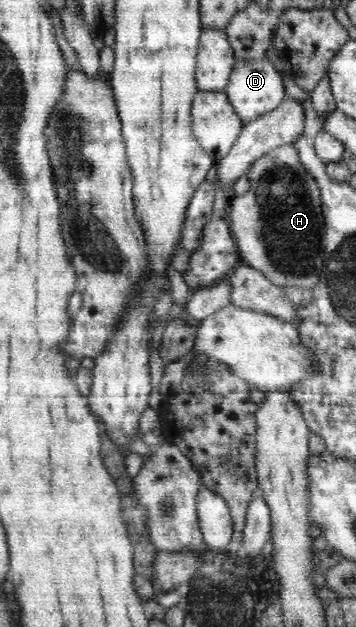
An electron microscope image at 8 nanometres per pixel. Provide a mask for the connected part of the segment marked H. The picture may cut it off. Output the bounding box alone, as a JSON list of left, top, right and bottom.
[228,144,327,288]

